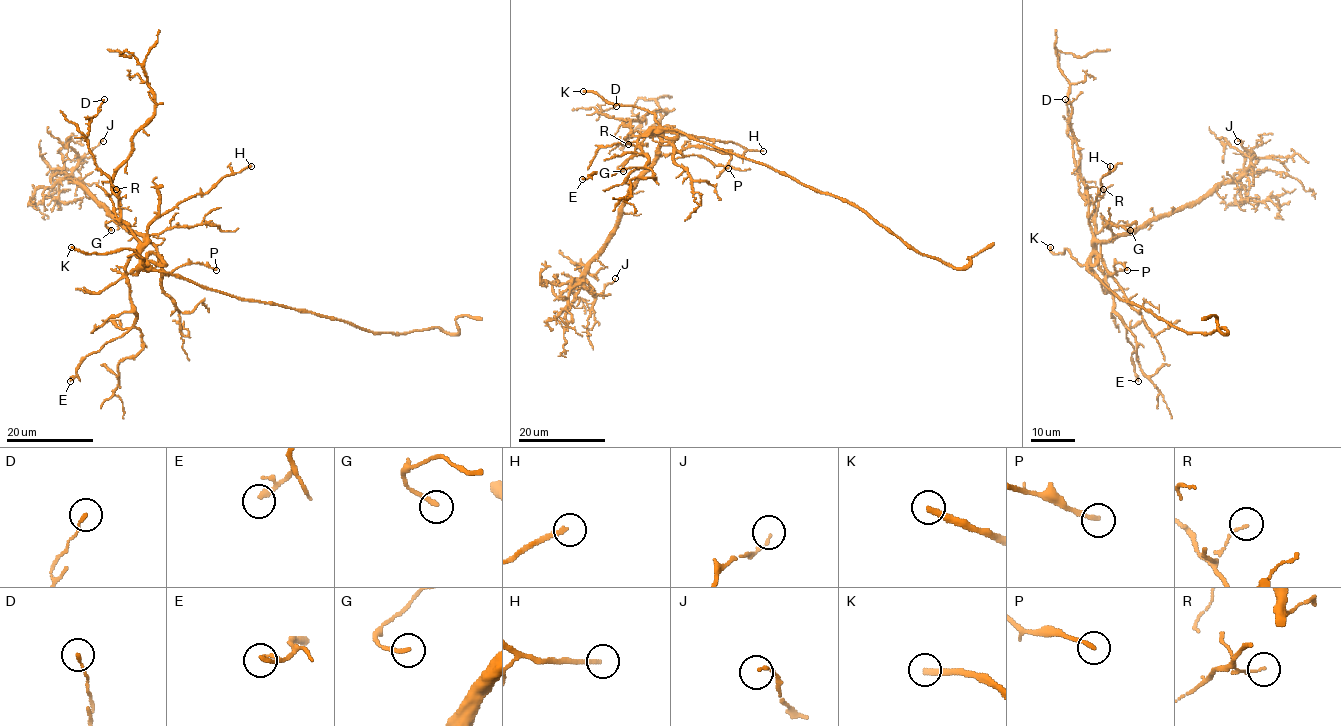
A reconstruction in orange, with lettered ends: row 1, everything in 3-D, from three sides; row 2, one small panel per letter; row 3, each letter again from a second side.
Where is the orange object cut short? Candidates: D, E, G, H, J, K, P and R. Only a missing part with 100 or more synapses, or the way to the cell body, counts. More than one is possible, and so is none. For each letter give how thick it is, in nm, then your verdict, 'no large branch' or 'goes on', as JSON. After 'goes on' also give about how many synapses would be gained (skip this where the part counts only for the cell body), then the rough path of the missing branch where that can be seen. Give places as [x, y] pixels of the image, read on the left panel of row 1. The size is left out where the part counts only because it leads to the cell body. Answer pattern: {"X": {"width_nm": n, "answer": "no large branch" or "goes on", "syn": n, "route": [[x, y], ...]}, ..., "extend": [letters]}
{"D": {"width_nm": 120, "answer": "no large branch"}, "E": {"width_nm": 150, "answer": "no large branch"}, "G": {"width_nm": 190, "answer": "no large branch"}, "H": {"width_nm": 190, "answer": "no large branch"}, "J": {"width_nm": 110, "answer": "no large branch"}, "K": {"width_nm": 280, "answer": "goes on", "route": [[71, 247], [60, 243], [45, 246]]}, "P": {"width_nm": 200, "answer": "no large branch"}, "R": {"width_nm": 80, "answer": "no large branch"}, "extend": ["K"]}

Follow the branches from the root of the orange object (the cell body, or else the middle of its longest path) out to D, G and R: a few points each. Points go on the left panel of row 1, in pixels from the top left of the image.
D: (187, 279), (146, 263), (138, 238), (121, 218), (117, 189), (95, 163), (89, 124), (104, 99)
G: (187, 279), (153, 270), (140, 254), (139, 240), (125, 222), (108, 222), (106, 226), (111, 230)
R: (187, 279), (153, 270), (146, 263), (140, 254), (138, 238), (117, 218), (110, 198), (116, 189)

